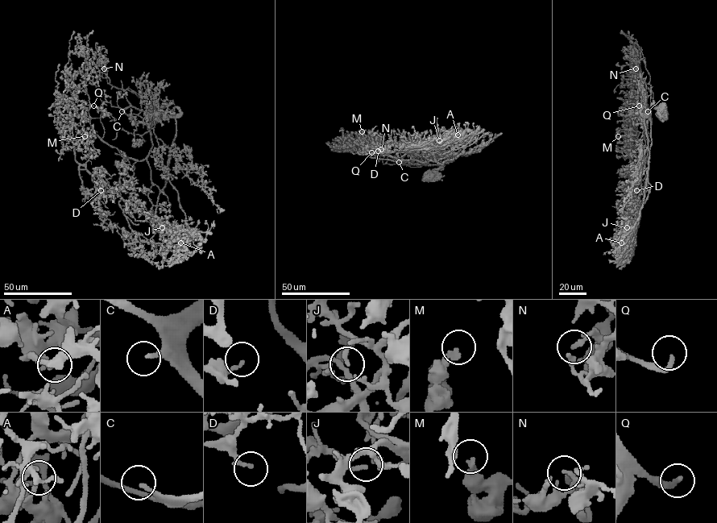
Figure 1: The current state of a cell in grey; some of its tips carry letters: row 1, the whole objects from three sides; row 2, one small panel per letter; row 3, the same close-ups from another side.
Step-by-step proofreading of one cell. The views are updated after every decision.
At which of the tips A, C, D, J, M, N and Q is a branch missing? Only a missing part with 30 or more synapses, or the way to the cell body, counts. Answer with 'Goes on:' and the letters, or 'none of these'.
Goes on: C, N, Q

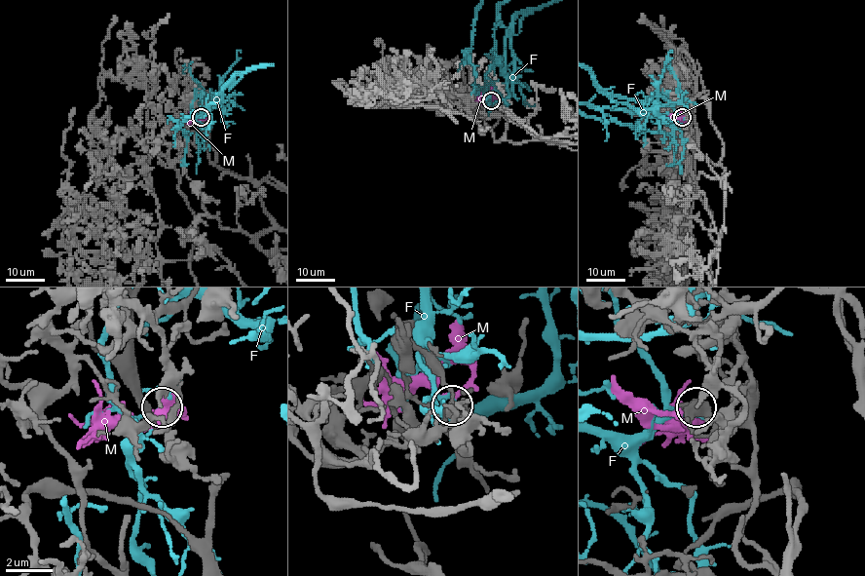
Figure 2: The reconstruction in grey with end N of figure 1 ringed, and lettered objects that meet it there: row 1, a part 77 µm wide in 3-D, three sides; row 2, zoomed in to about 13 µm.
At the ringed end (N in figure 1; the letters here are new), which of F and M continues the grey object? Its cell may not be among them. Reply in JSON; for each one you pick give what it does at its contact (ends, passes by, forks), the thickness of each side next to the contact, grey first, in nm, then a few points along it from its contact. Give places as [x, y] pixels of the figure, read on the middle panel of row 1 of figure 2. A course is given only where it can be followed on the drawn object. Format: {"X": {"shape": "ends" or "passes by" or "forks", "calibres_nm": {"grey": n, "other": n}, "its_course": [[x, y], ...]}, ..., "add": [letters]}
{"M": {"shape": "ends", "calibres_nm": {"grey": 220, "other": 220}, "its_course": [[491, 99], [482, 96], [477, 90]]}, "add": ["M"]}

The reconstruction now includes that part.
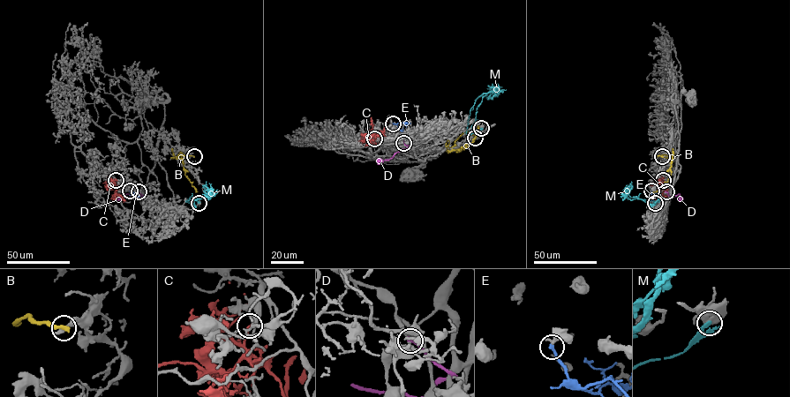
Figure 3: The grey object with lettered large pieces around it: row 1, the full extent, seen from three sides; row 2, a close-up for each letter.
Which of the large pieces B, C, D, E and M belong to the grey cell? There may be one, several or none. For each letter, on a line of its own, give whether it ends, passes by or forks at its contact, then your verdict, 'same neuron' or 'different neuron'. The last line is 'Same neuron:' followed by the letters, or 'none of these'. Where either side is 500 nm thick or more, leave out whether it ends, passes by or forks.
B: it ends; different neuron
C: it ends; same neuron
D: it ends; different neuron
E: it ends; different neuron
M: different neuron
Same neuron: C

